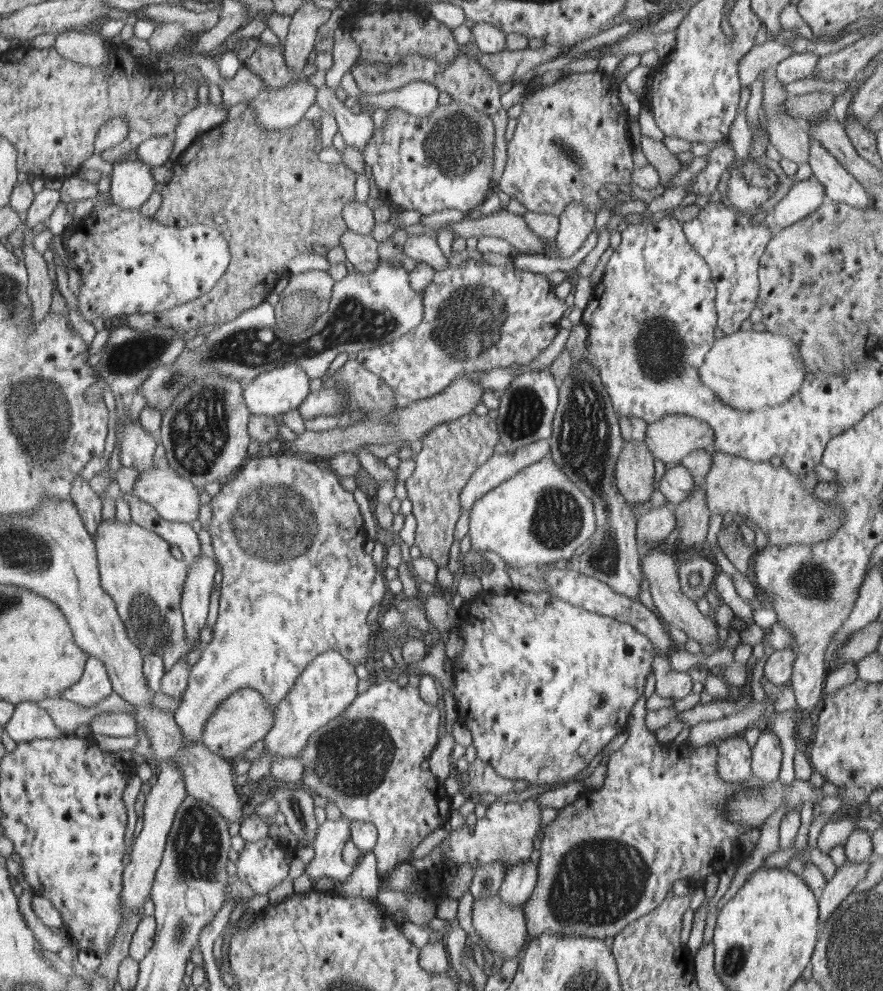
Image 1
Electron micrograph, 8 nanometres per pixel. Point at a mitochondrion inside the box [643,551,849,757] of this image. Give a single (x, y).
(815, 581)

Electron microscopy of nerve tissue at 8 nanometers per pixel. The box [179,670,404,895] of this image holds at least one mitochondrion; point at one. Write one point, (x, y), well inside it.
(353, 759)

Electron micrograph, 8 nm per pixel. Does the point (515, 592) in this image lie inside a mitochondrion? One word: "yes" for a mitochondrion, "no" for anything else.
no

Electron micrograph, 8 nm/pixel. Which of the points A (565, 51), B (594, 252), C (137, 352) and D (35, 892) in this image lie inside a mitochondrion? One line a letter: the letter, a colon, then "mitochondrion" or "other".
A: other
B: other
C: mitochondrion
D: other

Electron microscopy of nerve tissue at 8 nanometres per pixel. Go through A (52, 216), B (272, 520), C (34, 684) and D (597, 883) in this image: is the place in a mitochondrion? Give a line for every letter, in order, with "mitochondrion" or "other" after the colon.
A: other
B: mitochondrion
C: other
D: mitochondrion

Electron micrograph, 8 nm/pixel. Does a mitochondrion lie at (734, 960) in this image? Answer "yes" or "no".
yes

